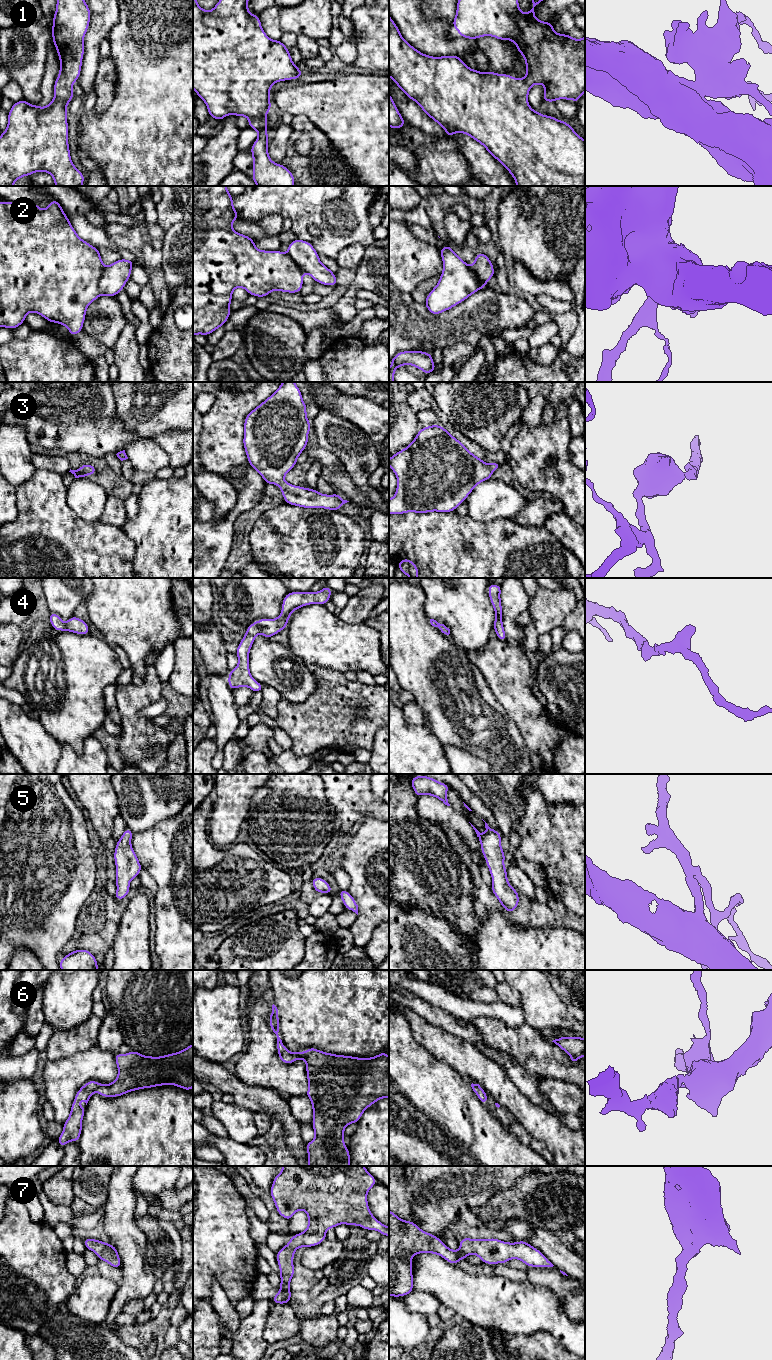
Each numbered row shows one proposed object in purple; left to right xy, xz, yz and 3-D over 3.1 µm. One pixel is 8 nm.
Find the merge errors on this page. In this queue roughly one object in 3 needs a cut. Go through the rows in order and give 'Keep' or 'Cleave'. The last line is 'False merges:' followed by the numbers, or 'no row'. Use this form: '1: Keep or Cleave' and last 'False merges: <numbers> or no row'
1: Keep
2: Cleave
3: Keep
4: Keep
5: Keep
6: Keep
7: Keep
False merges: 2

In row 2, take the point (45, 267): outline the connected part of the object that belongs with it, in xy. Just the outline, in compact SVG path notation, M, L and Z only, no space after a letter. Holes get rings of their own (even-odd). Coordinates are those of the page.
M55 198L44 210L41 210L40 207L34 202L0 202L0 327L13 330L25 322L25 317L28 313L35 312L44 317L50 323L59 323L60 325L67 327L71 337L73 337L83 331L86 310L89 304L100 296L99 279L104 271L104 268L105 266L102 262L99 249L82 240L78 236L67 215L64 213L62 206Z

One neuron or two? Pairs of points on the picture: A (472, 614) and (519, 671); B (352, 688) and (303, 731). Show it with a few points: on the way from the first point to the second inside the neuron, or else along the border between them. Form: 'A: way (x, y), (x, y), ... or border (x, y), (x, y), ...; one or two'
A: border (490, 638), (481, 650), (469, 651); two
B: way (340, 695), (315, 720); one

